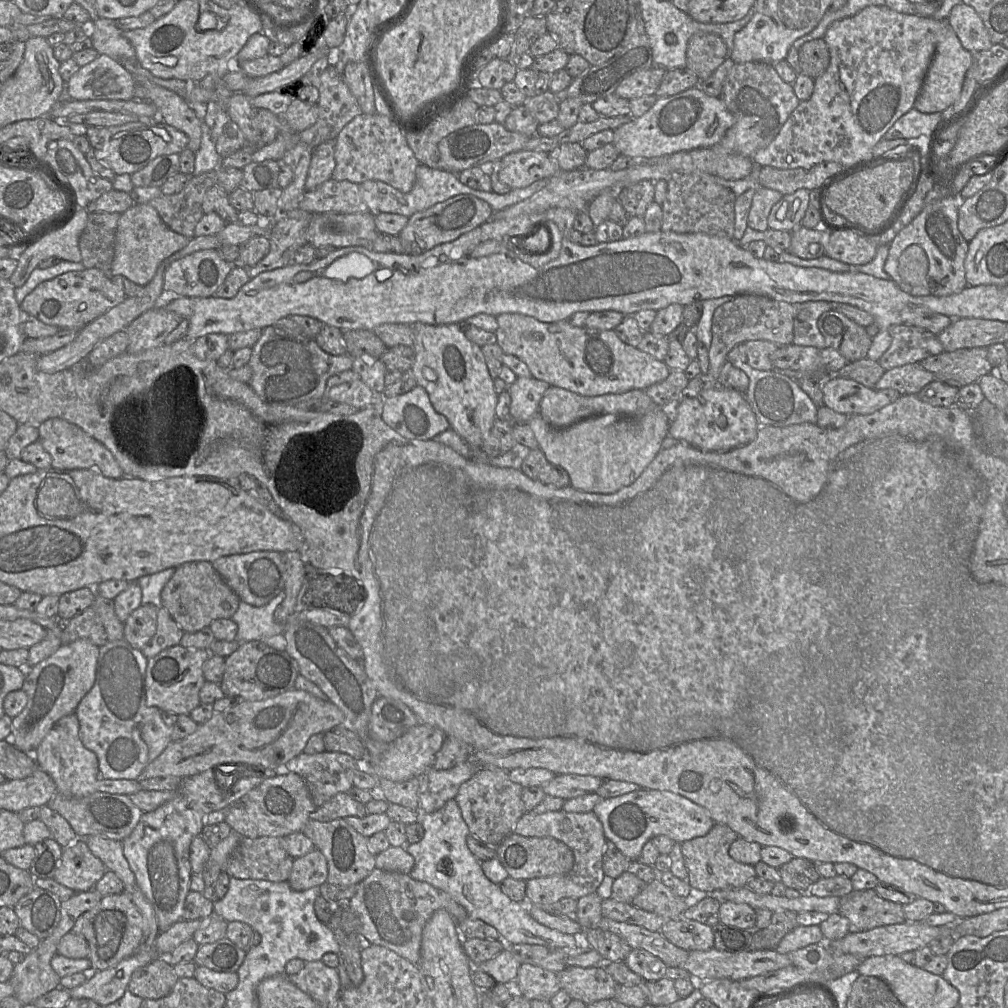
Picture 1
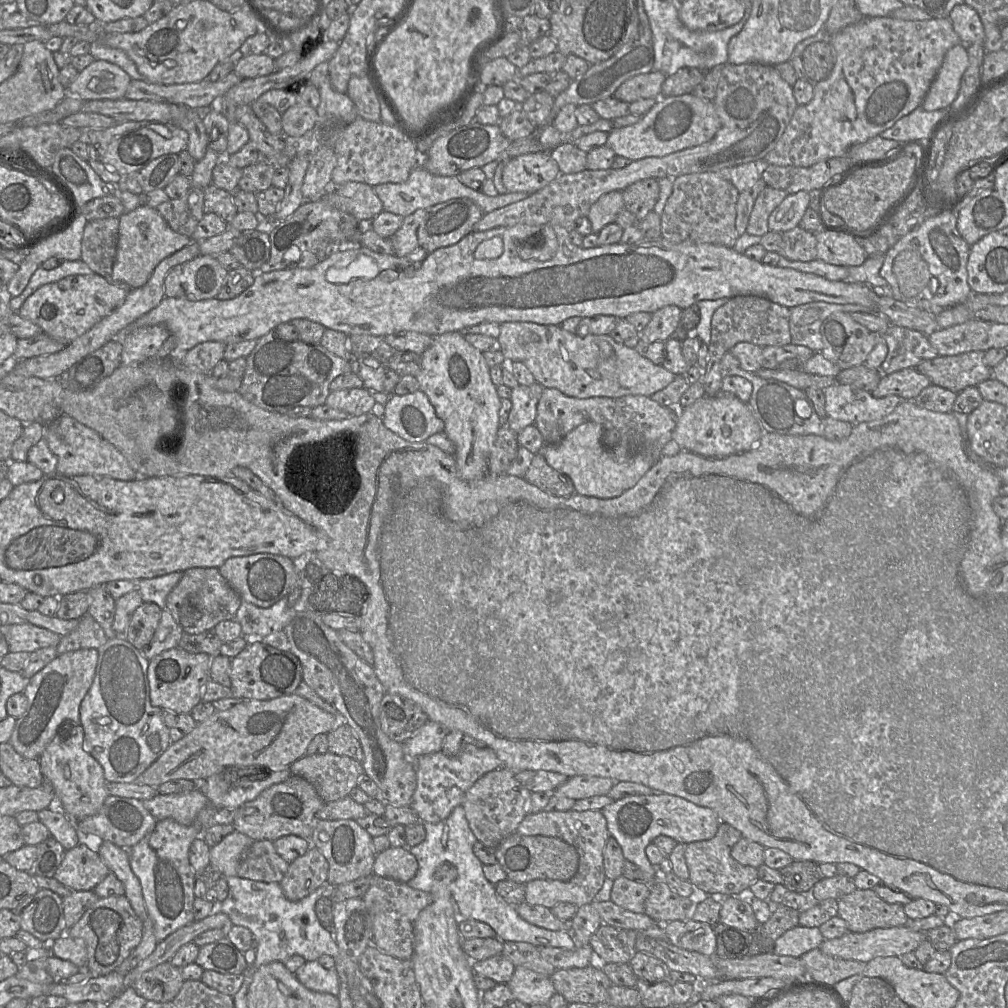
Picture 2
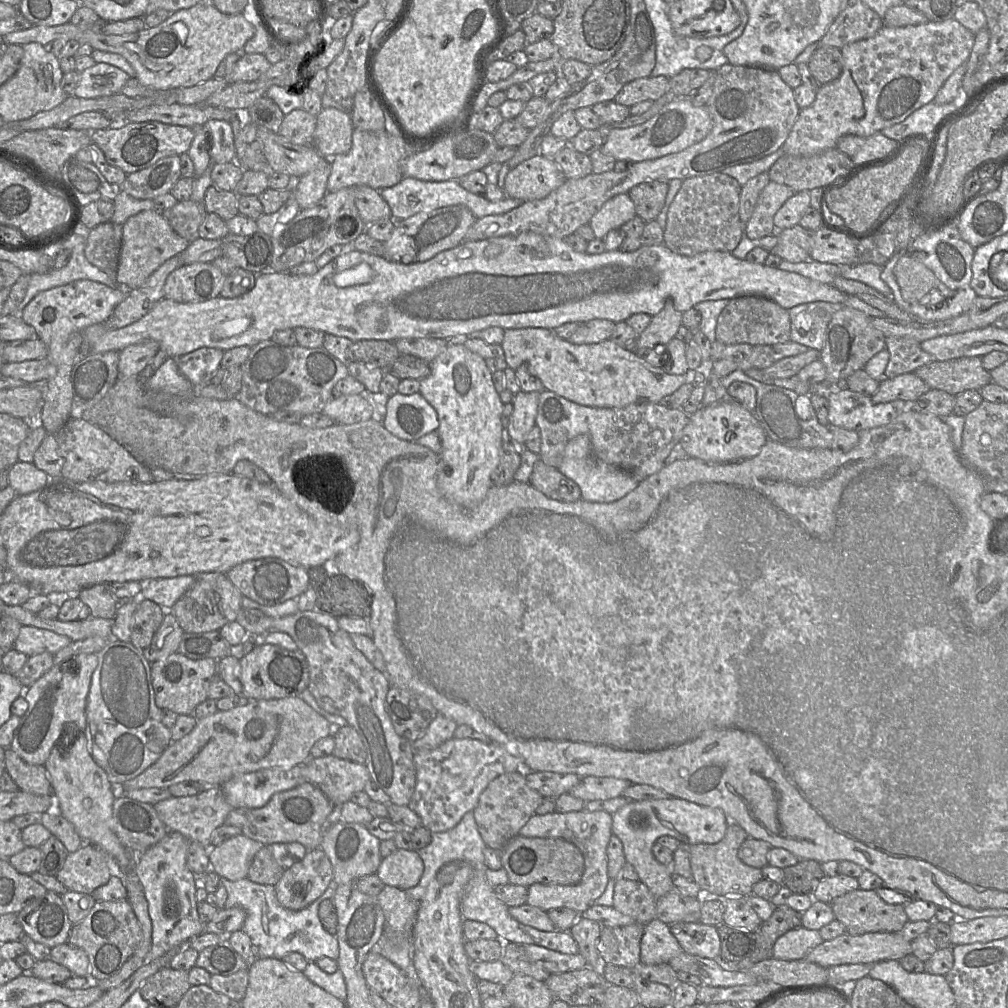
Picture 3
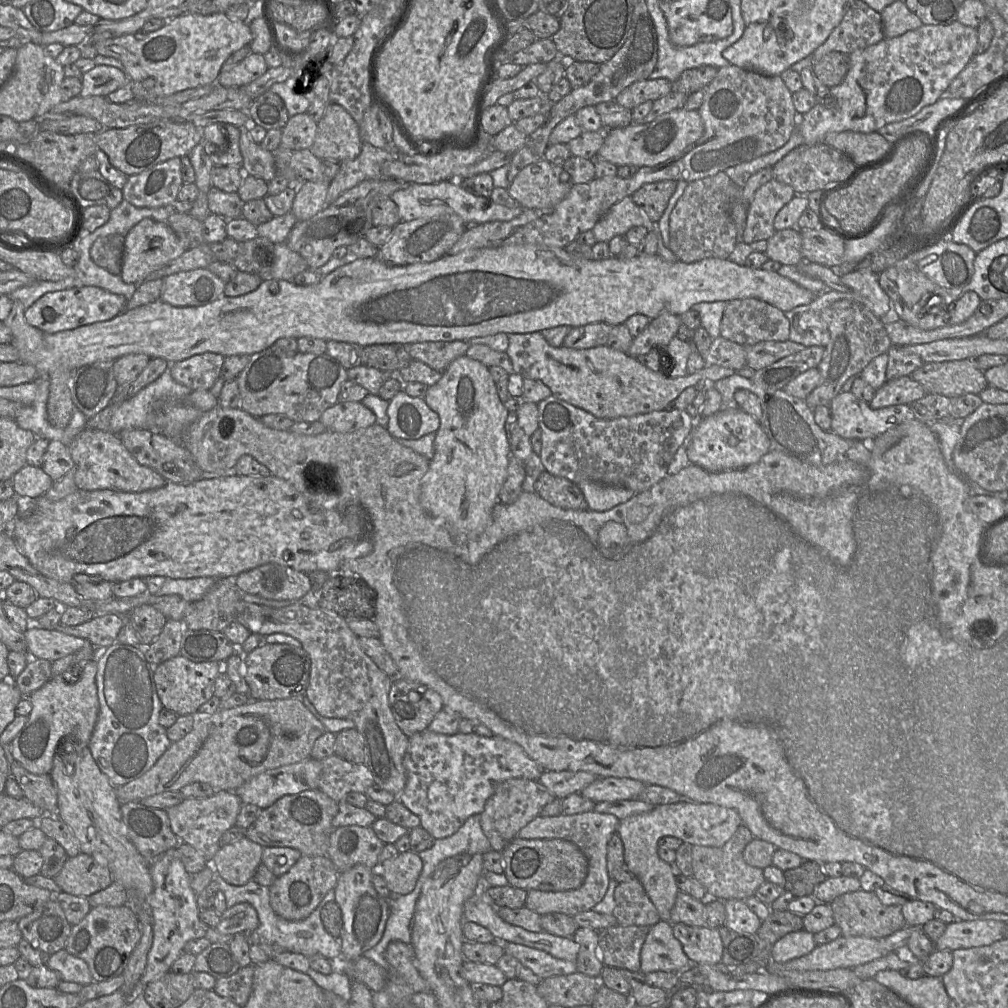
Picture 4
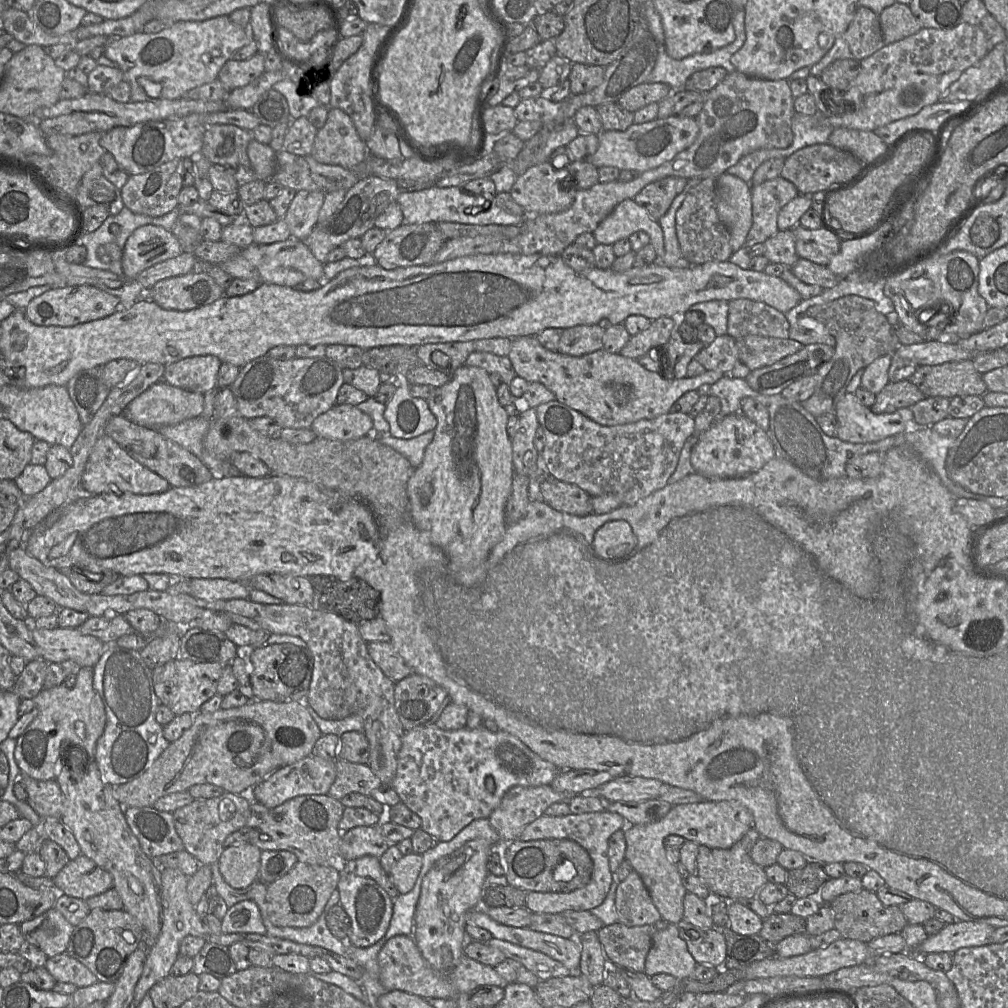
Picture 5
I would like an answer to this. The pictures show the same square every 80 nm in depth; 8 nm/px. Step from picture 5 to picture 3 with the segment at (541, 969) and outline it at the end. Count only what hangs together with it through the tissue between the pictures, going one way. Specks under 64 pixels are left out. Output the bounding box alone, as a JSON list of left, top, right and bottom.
[523,945,587,974]

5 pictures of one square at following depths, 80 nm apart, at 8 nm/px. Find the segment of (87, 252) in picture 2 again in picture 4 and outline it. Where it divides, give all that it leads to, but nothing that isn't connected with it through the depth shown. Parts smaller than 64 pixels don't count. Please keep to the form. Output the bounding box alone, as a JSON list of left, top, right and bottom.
[90,234,125,275]

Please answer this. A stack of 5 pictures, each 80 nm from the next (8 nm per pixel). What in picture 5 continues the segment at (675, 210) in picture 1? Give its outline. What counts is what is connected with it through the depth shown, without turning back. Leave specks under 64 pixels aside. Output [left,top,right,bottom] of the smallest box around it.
[675,178,733,265]

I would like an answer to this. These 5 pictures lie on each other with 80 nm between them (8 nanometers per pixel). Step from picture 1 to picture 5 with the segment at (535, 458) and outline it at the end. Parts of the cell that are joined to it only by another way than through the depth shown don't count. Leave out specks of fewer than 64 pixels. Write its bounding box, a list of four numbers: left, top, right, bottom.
[541,475,593,516]

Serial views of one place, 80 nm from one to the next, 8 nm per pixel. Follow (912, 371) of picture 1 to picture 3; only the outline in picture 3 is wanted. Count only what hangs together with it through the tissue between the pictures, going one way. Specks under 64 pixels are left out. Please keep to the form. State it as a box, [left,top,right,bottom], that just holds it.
[871,373,930,403]

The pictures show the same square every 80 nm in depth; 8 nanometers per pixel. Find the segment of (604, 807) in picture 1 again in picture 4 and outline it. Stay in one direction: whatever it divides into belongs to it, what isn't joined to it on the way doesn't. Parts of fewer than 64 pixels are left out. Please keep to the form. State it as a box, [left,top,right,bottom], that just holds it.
[617,801,741,921]

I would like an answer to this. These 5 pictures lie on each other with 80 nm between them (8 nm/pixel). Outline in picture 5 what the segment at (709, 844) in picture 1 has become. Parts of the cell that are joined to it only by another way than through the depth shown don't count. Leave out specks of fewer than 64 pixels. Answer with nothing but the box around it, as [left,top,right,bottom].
[696,827,768,901]

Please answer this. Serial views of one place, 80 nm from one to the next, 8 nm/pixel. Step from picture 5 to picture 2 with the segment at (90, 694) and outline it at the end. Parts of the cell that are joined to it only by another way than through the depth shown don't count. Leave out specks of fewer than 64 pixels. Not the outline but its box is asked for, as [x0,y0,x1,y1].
[9,649,98,759]

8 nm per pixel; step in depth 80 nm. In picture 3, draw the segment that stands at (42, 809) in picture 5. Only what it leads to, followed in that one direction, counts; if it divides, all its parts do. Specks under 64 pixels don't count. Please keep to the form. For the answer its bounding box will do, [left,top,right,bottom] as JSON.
[5,748,52,795]

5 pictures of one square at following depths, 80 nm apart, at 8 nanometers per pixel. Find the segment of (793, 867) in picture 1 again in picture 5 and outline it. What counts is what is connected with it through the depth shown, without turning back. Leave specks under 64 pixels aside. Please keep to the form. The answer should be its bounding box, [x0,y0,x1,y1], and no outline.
[786,861,829,899]

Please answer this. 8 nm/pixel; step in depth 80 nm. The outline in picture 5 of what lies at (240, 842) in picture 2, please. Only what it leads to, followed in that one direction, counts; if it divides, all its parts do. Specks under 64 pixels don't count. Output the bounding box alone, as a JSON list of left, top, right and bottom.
[217,842,261,889]

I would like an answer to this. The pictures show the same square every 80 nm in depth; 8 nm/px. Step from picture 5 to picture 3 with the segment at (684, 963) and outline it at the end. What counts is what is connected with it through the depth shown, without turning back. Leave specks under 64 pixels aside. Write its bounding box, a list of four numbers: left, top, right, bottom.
[640,918,682,965]

